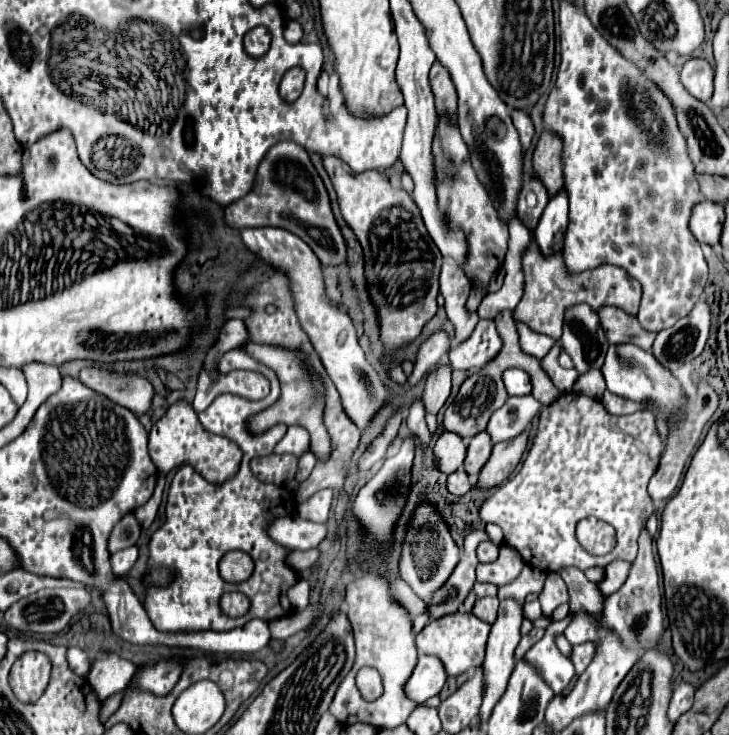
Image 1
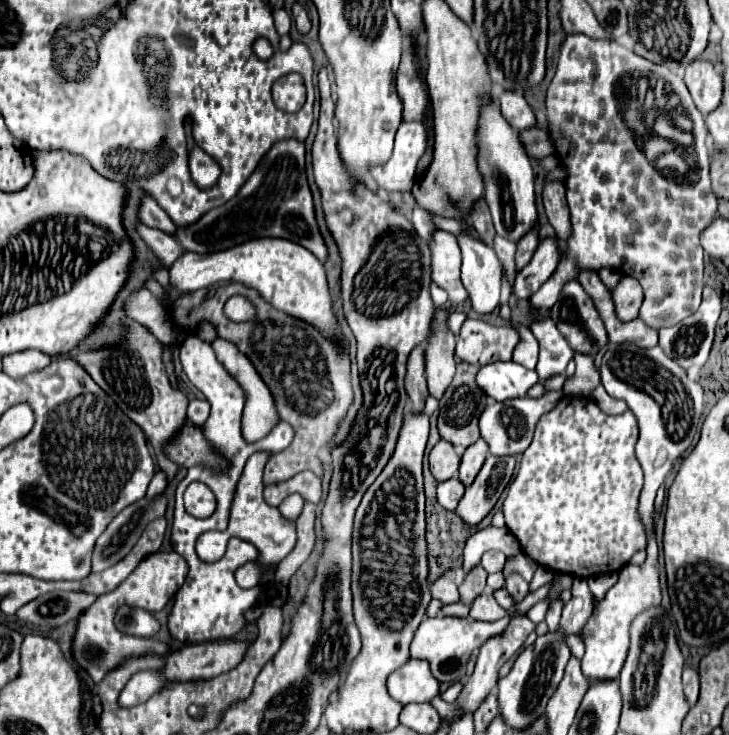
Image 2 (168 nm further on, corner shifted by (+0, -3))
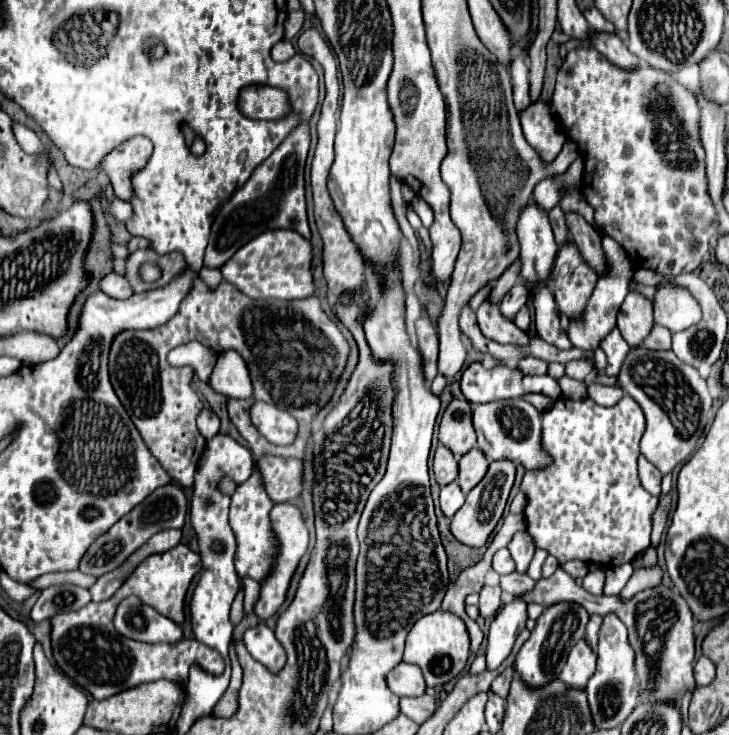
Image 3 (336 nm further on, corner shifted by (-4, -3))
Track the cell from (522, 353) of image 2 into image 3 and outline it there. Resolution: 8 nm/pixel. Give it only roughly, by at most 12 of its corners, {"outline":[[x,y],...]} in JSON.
{"outline":[[526,358],[518,368],[526,374],[546,374],[544,360]]}

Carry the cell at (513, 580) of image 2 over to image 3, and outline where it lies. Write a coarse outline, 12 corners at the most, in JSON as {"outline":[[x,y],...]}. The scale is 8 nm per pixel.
{"outline":[[516,532],[508,550],[516,572],[526,574],[534,550],[530,534]]}

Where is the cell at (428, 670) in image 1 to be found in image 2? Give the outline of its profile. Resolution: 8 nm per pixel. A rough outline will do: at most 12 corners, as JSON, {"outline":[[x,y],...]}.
{"outline":[[408,660],[386,680],[400,704],[430,702],[438,680],[426,660]]}

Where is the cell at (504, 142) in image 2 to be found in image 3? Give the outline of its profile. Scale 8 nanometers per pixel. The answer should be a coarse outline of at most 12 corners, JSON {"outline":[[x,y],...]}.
{"outline":[[536,202],[518,210],[522,278],[548,278],[558,244]]}

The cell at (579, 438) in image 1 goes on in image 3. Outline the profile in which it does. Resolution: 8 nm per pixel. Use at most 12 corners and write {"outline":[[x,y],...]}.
{"outline":[[558,398],[550,468],[526,472],[526,530],[560,564],[648,546],[644,414]]}

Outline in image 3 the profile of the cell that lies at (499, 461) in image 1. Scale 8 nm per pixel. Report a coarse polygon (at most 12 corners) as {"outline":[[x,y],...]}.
{"outline":[[490,462],[450,530],[480,548],[496,528],[516,464]]}

